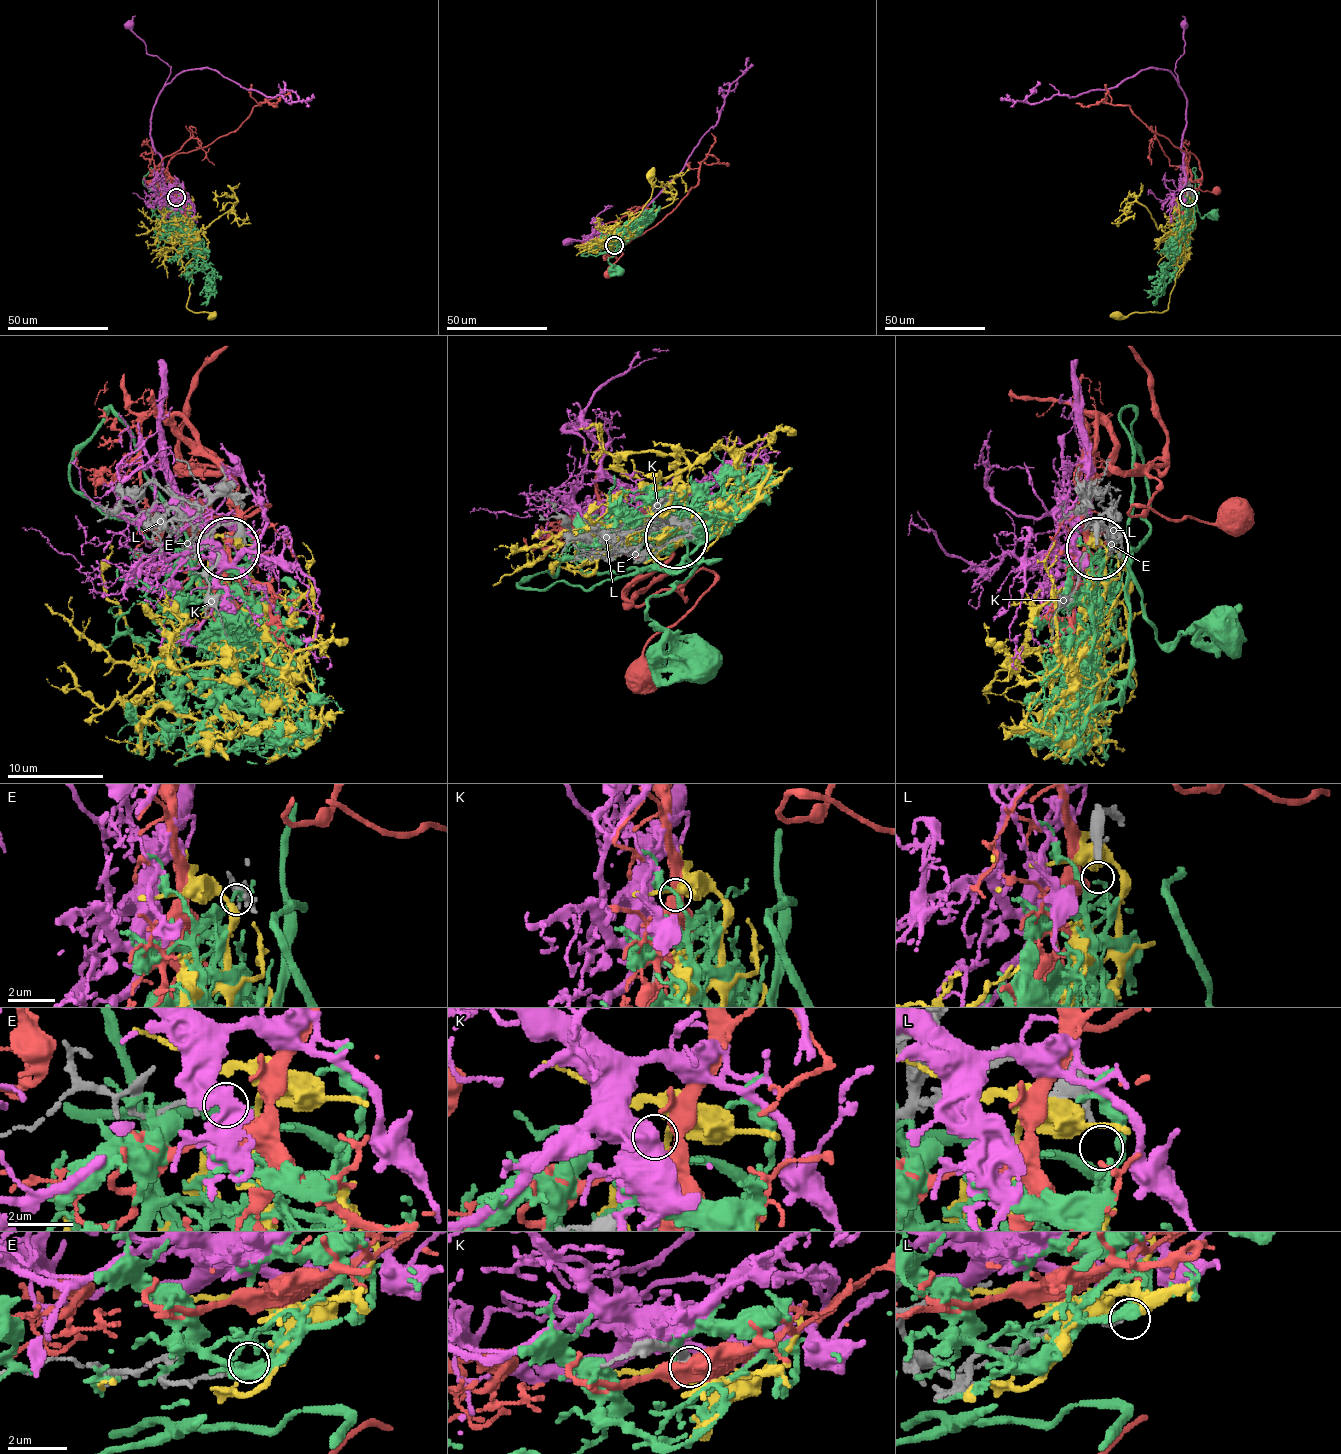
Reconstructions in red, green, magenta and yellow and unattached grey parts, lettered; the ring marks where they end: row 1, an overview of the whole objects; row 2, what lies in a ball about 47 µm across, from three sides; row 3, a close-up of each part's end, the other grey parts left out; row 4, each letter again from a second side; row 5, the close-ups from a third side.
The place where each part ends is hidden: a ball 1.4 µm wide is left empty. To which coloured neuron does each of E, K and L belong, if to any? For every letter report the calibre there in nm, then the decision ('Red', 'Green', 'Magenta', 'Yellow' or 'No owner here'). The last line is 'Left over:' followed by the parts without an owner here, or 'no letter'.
E: Thickness 170 nm. Yellow
K: Thickness 280 nm. No owner here
L: Thickness 220 nm. Green
Left over: K

